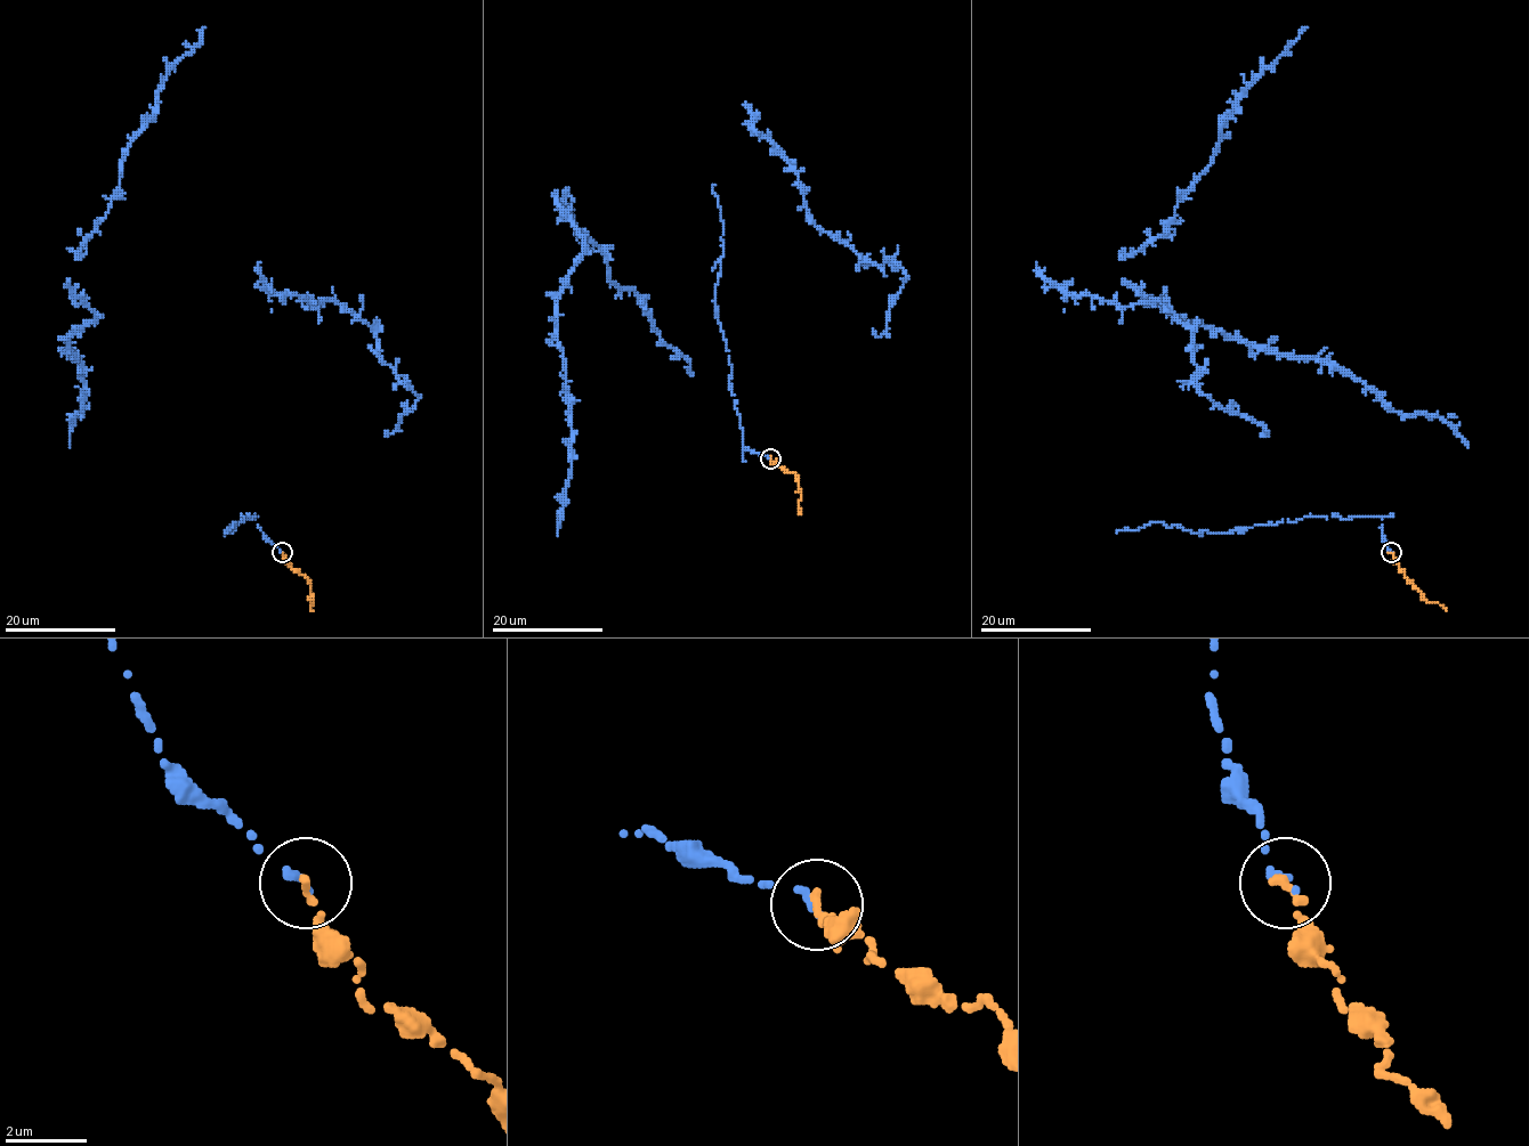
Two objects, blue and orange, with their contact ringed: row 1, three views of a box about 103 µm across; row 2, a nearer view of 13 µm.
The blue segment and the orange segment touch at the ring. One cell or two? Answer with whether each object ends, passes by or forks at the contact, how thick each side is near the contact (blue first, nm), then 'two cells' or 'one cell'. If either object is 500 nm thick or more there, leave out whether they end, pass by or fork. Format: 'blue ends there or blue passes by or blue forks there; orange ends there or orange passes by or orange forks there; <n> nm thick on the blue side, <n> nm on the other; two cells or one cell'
blue ends there; orange ends there; 190 nm thick on the blue side, 220 nm on the other; one cell

